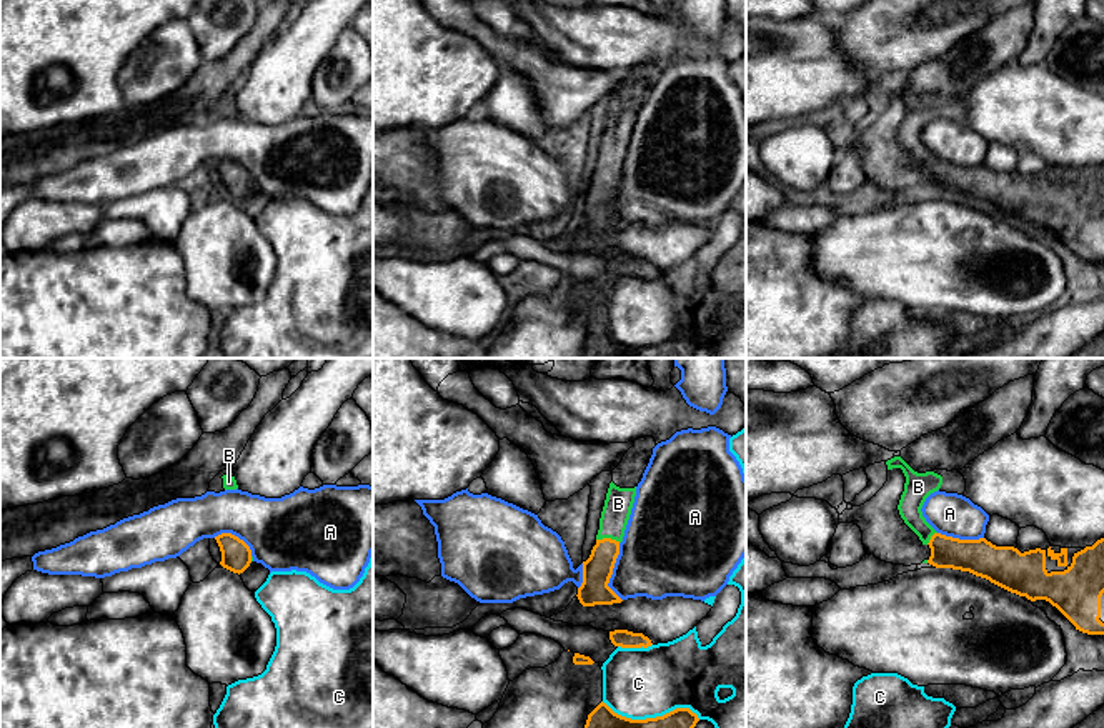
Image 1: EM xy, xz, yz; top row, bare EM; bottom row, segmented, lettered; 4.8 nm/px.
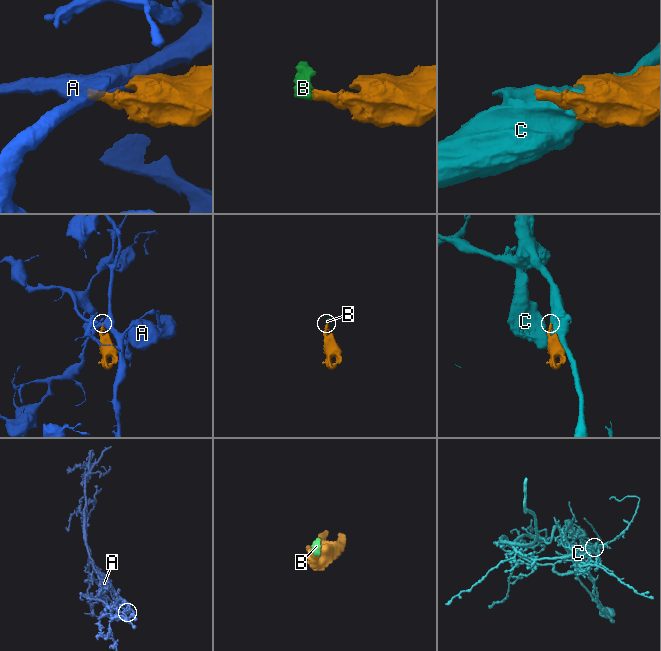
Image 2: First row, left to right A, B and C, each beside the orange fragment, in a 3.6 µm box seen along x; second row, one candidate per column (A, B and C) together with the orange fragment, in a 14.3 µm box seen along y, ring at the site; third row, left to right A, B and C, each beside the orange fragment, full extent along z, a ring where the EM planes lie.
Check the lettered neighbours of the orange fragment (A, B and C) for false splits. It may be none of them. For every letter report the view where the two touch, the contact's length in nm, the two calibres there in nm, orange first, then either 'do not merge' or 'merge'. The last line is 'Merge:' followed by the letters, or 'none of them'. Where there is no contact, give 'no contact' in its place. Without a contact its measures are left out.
A: xz | 280 nm | 140/400 nm | do not merge
B: xz | 120 nm | 140/140 nm | merge
C: xz | 170 nm | 90/340 nm | do not merge
Merge: B

